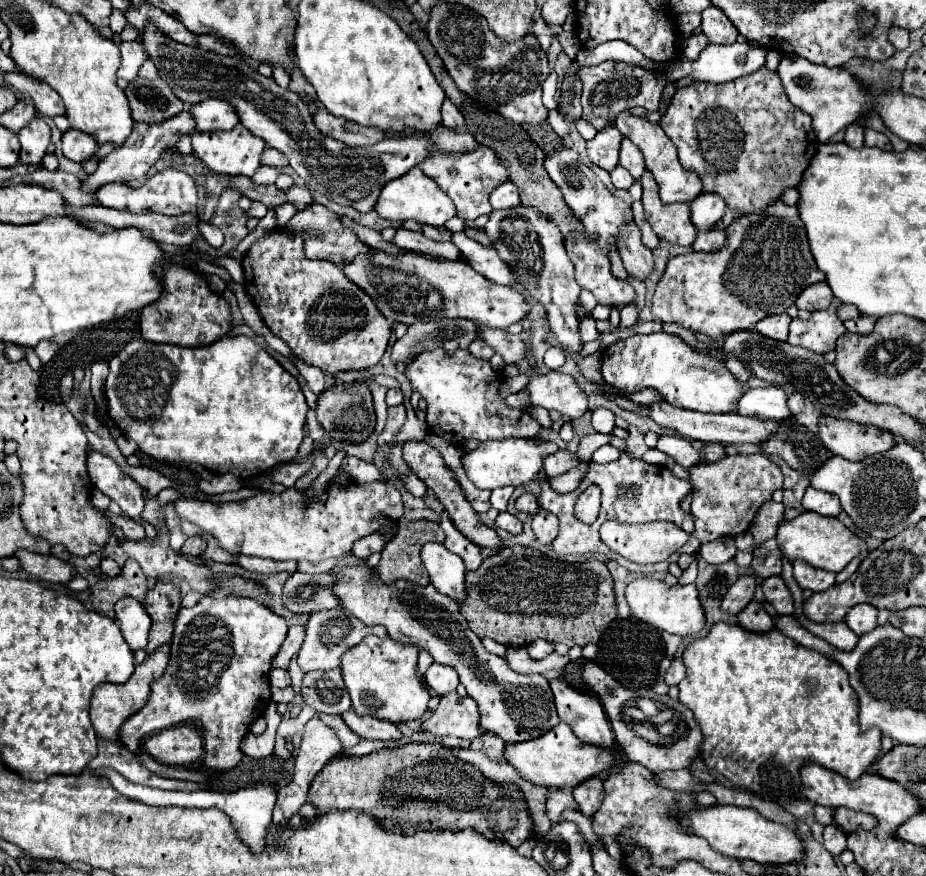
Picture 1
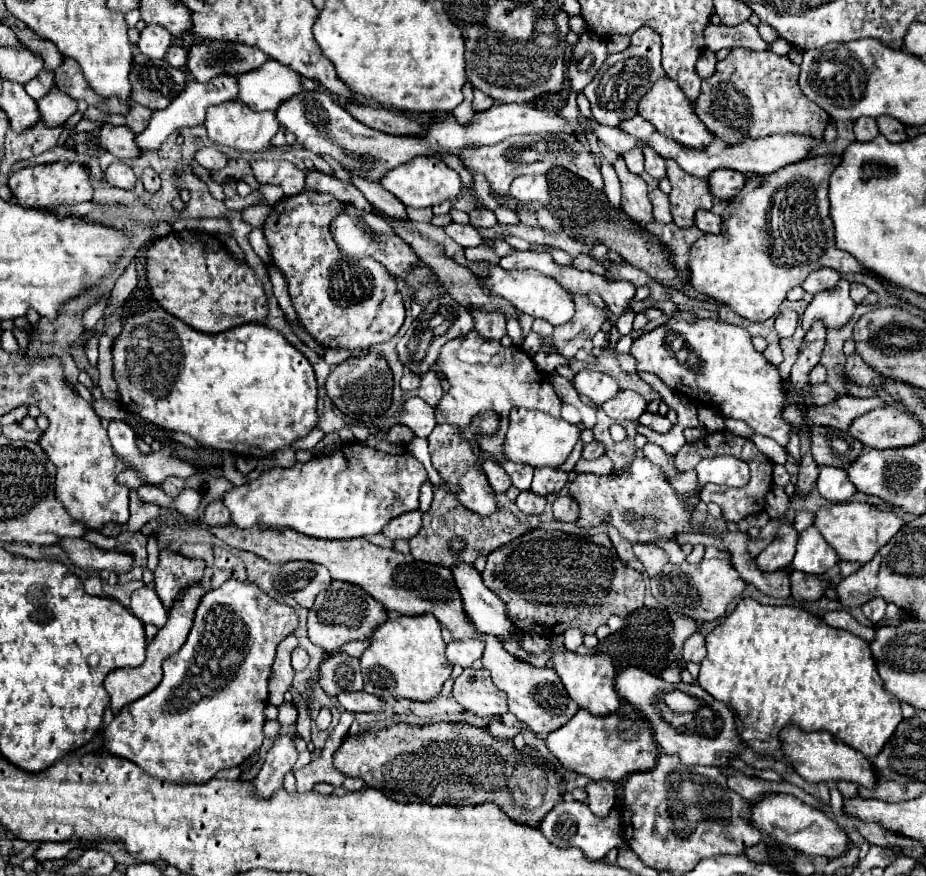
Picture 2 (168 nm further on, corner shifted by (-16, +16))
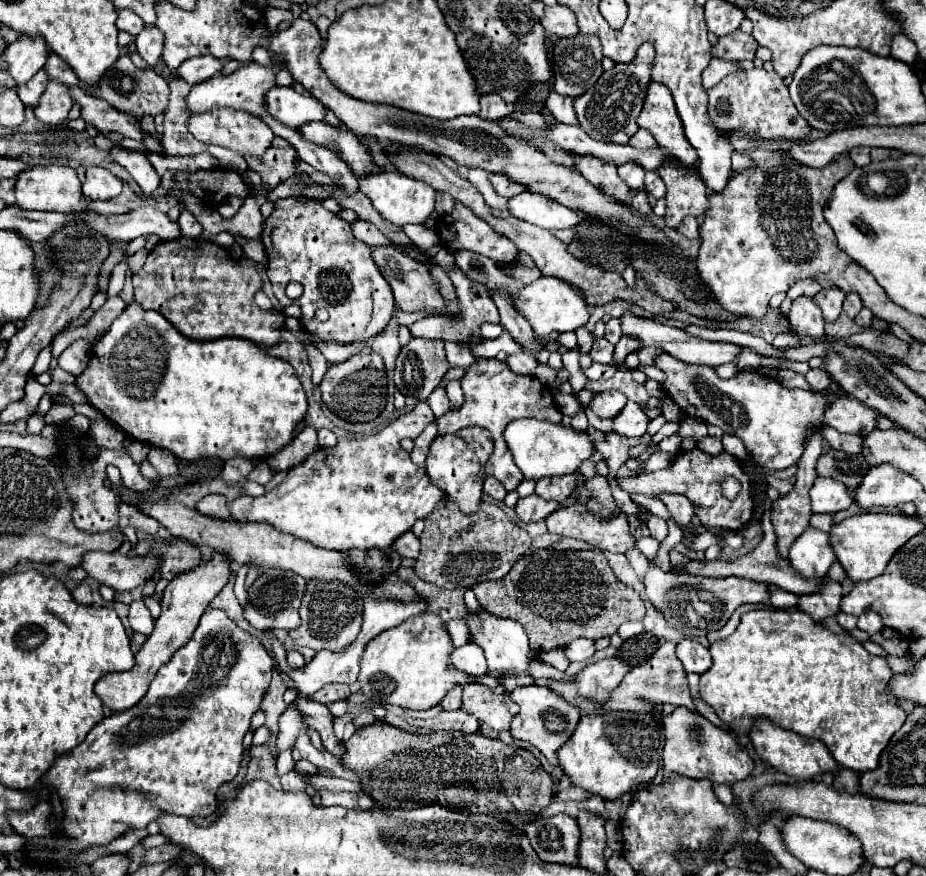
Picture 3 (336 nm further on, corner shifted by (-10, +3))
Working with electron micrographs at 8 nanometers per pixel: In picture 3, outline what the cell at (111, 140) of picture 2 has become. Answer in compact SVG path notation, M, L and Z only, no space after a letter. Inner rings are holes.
M112 149L110 155L134 177L134 181L140 185L140 189L146 195L150 195L160 185L160 177L146 155L138 151L126 151L126 149Z

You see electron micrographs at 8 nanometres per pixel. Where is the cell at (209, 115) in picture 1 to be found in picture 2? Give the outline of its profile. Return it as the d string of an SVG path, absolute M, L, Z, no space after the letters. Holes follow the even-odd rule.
M268 60L268 64L264 64L258 74L260 76L244 74L238 78L236 98L256 112L276 110L280 106L280 100L286 100L288 96L294 96L302 90L298 74L278 60Z

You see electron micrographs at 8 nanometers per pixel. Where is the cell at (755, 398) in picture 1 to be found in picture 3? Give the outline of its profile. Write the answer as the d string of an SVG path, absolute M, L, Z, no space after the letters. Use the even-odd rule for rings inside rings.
M838 397L830 403L826 411L826 425L834 427L838 433L852 433L852 435L868 435L876 429L880 413L854 401L852 397Z

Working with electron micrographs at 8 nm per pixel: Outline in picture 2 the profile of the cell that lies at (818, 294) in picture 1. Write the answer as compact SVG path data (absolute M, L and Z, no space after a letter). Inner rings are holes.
M822 268L822 270L812 272L812 274L804 280L802 288L804 288L806 292L818 294L818 292L824 292L824 290L832 290L832 288L836 288L838 280L840 280L840 274L838 274L836 270L832 270L832 268Z

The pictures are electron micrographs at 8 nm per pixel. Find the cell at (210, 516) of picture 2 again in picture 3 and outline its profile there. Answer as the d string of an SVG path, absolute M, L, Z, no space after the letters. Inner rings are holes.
M206 495L202 501L196 503L196 509L200 513L206 513L210 517L218 517L218 519L230 519L230 509L228 509L228 501L224 495Z

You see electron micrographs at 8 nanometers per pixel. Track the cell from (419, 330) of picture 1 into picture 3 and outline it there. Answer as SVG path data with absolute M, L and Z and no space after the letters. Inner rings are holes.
M412 339L406 347L402 347L396 371L394 371L394 383L400 391L394 394L394 407L402 410L405 407L406 397L414 397L418 401L426 401L428 395L434 391L434 387L440 383L448 369L446 357L444 357L444 341L428 341L428 339ZM420 369L420 373L418 373ZM406 395L406 397L404 396Z

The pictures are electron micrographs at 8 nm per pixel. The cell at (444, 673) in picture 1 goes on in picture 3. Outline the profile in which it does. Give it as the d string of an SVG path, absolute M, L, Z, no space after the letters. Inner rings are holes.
M466 643L464 647L454 649L450 659L464 673L470 673L476 677L482 677L488 673L488 663L484 659L484 651L476 643Z

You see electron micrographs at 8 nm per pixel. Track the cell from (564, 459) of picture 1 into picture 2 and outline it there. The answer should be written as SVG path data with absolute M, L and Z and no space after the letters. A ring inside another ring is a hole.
M592 440L590 444L586 444L582 448L582 458L586 458L586 460L596 460L602 454L604 454L604 446L600 442L596 442L596 440Z

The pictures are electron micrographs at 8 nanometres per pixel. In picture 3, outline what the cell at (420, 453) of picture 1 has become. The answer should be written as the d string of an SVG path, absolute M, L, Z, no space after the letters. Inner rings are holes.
M480 427L462 429L454 435L438 435L430 445L428 459L426 459L430 481L434 481L434 485L438 485L450 501L458 503L464 513L474 513L474 509L478 509L480 505L482 483L486 477L484 463L490 457L492 447L494 443L490 441L490 433L486 433L486 429L480 429Z

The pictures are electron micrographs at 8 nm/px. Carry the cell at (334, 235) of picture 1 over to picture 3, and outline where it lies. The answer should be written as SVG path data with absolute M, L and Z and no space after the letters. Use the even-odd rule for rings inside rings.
M372 247L372 257L378 263L382 277L390 283L394 299L396 299L396 307L400 311L414 313L414 311L426 309L426 311L442 313L442 309L446 309L446 301L438 291L438 283L430 277L430 271L426 265L416 263L414 259L410 259L408 255L404 255L396 247Z

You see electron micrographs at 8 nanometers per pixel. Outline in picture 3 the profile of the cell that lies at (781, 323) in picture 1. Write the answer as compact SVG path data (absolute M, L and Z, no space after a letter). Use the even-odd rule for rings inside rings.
M778 333L778 335L774 337L772 345L774 345L776 349L786 351L786 349L792 349L792 347L800 347L800 339L798 339L796 335L792 335L792 333Z

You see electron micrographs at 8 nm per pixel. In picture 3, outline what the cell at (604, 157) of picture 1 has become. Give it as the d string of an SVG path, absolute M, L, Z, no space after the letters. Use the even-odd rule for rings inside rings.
M638 129L638 133L630 139L630 145L636 147L636 149L654 149L654 147L658 147L656 139L646 129Z

